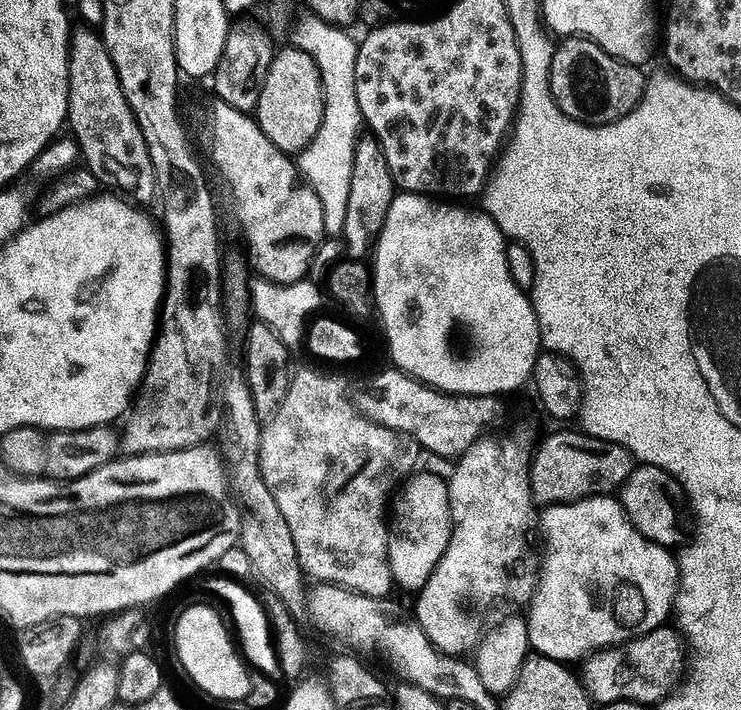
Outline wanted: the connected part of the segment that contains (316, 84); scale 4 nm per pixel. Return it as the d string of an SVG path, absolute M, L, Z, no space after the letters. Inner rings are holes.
M287 47L273 55L266 82L262 86L262 98L254 109L254 119L266 138L278 146L278 150L296 158L311 146L318 130L322 130L324 87L314 58L298 47Z

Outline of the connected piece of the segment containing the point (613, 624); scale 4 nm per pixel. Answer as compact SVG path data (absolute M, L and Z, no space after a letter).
M595 496L592 500L580 500L576 504L553 504L545 507L542 512L542 532L548 535L548 553L544 556L544 569L539 569L538 583L531 597L532 609L526 613L529 630L529 642L533 653L557 660L560 664L575 665L575 660L584 662L601 649L613 648L625 644L638 636L644 636L656 628L665 627L669 623L676 606L676 593L680 587L680 565L677 557L669 549L658 546L647 540L639 529L632 524L626 510L620 505L619 499L612 496Z

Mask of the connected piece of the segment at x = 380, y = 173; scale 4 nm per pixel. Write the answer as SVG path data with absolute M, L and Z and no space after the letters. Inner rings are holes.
M371 134L361 135L360 141L356 143L354 174L350 178L350 202L346 205L346 226L342 237L342 248L346 256L352 260L364 260L367 256L369 259L373 255L376 239L380 237L380 232L386 222L386 214L390 214L390 206L396 201L397 195L396 183L390 174L390 166L386 166L379 142Z

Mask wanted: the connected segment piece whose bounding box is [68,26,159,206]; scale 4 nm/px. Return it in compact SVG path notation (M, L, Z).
M80 26L73 31L68 85L68 126L80 147L85 169L96 176L101 187L108 186L107 189L127 194L133 203L148 206L157 199L159 191L154 164L142 130L122 93L113 59L105 48L103 37L93 29Z

